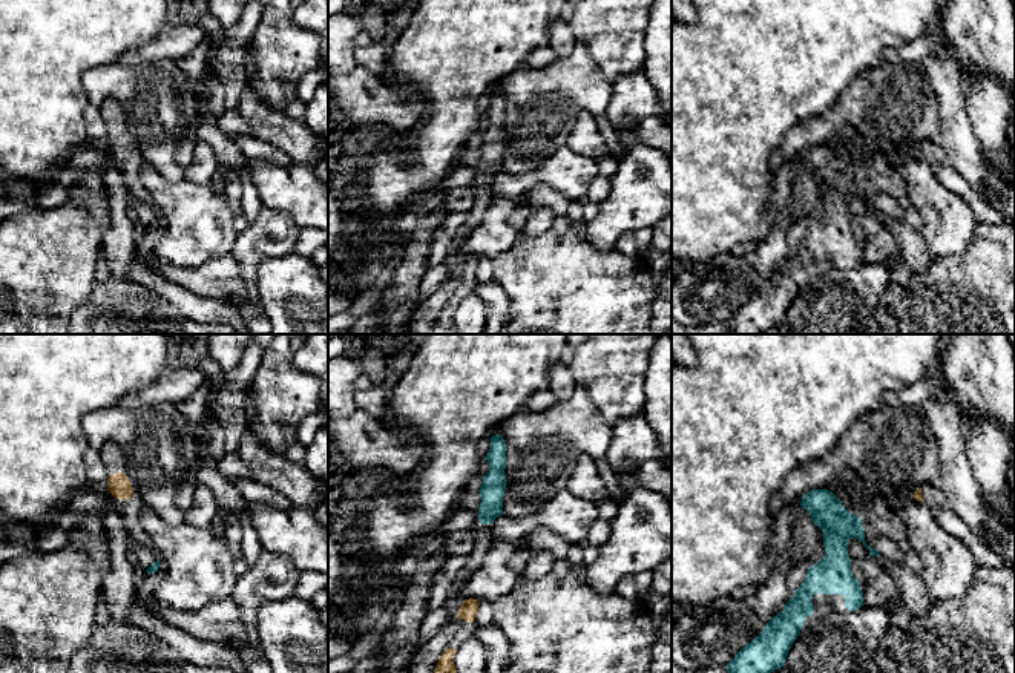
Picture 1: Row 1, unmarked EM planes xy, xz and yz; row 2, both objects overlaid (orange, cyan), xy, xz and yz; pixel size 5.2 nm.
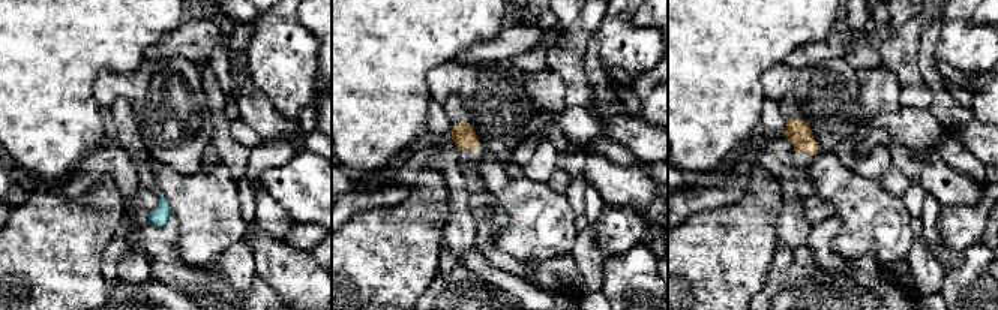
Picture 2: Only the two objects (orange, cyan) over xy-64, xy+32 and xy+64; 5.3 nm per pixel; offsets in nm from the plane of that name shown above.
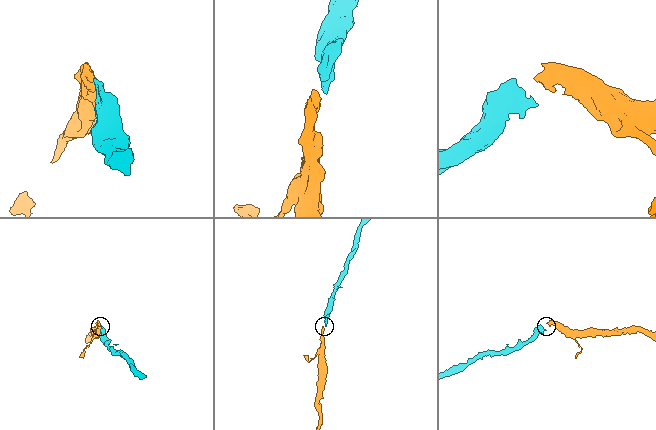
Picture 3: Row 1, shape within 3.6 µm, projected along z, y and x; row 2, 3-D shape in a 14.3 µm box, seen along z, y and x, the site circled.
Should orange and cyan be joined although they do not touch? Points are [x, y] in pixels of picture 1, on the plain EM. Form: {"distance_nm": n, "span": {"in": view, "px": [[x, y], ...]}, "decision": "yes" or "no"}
{"distance_nm": 300, "span": {"in": "yz", "px": [[913, 152], [860, 177]]}, "decision": "yes"}

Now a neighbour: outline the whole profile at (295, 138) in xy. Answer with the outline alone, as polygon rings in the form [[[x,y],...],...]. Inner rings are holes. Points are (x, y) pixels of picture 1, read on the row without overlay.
[[[253,89],[242,92],[236,112],[247,121],[255,138],[287,153],[293,163],[317,164],[328,159],[328,140],[305,123],[273,110]]]

